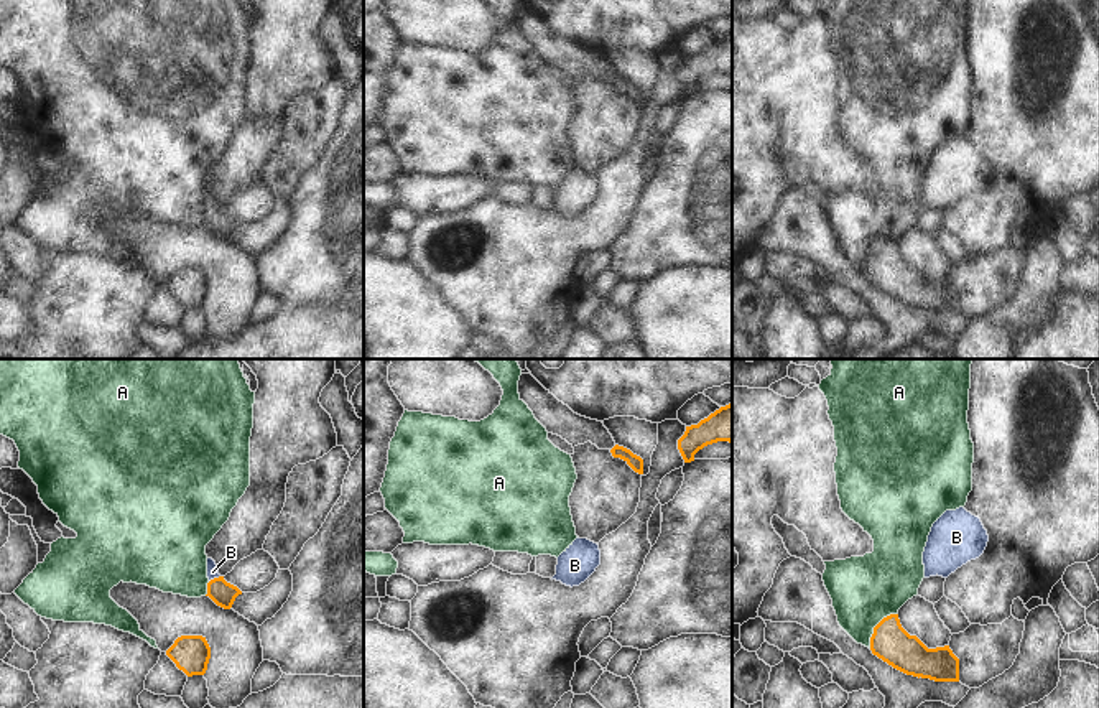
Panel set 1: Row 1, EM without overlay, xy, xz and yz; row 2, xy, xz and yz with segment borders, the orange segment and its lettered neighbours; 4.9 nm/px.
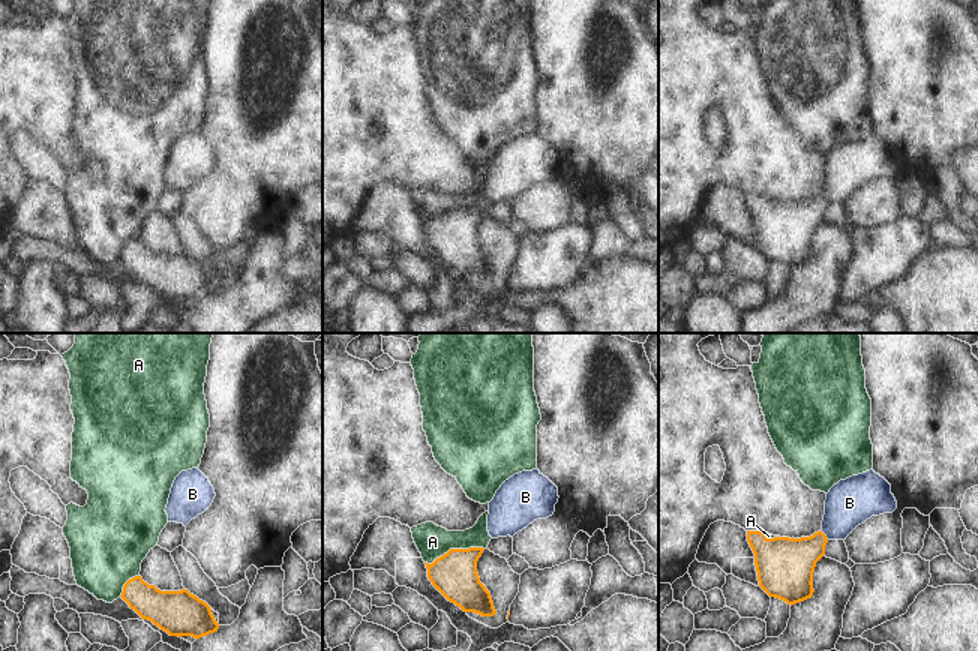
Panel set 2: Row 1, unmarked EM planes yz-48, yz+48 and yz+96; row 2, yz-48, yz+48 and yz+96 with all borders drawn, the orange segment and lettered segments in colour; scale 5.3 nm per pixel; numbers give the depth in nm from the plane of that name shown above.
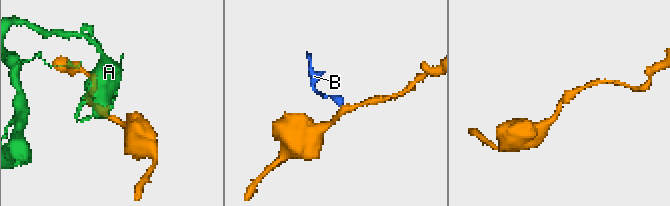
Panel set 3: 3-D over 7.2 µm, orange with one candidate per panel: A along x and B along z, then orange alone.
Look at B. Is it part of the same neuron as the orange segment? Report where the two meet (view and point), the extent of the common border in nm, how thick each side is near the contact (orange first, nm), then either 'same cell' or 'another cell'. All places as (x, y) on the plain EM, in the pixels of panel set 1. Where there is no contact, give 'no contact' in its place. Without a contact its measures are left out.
xy (214, 209) | 70 nm | 120/60 nm | same cell

